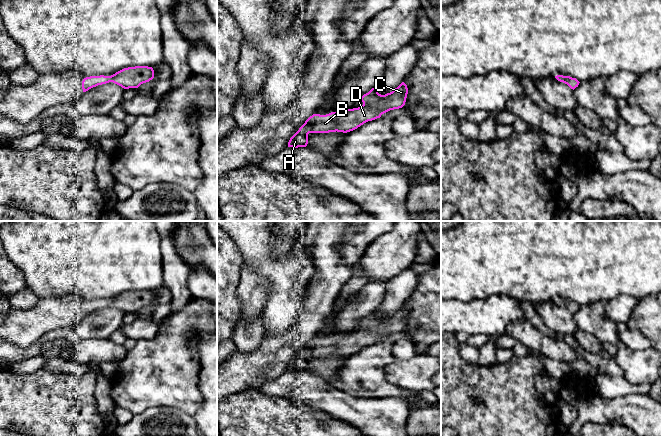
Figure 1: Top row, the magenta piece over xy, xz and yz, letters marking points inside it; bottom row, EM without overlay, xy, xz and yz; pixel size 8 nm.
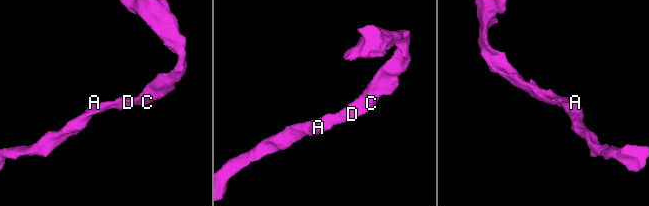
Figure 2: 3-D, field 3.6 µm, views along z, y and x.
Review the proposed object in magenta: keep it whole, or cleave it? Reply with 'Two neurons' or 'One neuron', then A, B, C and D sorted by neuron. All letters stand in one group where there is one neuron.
One neuron. Groups: A B C D

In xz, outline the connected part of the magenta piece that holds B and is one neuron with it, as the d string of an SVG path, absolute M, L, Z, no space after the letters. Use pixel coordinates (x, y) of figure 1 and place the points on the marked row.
M404 82L385 95L379 94L375 86L361 97L363 105L358 108L310 116L290 138L288 147L306 147L309 133L353 131L368 121L380 118L382 114L390 110L402 108L405 105L407 94L408 88Z

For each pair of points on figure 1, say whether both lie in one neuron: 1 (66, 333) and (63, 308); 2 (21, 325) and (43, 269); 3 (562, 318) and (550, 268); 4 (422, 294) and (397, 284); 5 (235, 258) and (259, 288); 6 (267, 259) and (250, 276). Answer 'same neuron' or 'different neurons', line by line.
1: different neurons
2: different neurons
3: different neurons
4: different neurons
5: different neurons
6: different neurons

